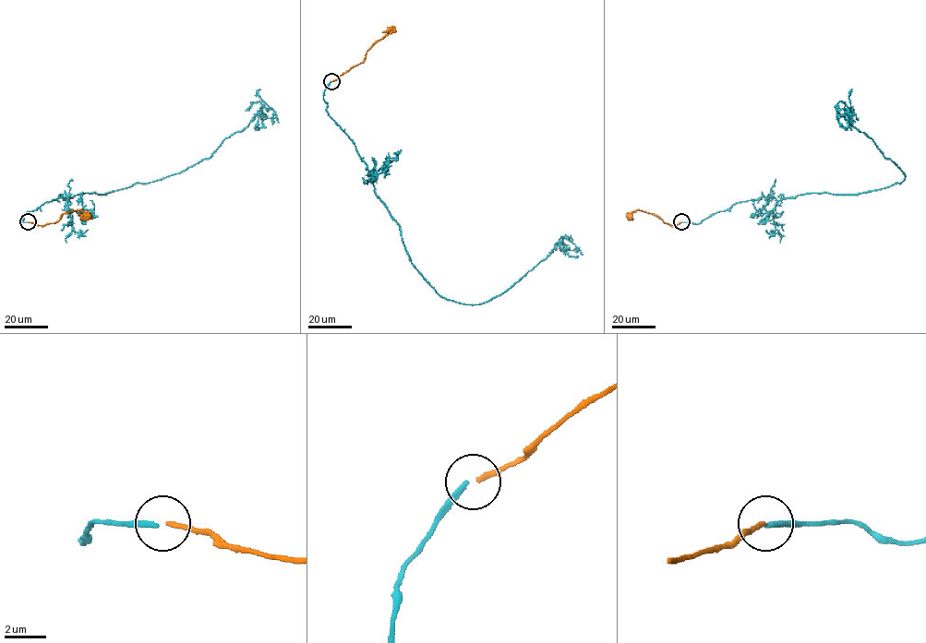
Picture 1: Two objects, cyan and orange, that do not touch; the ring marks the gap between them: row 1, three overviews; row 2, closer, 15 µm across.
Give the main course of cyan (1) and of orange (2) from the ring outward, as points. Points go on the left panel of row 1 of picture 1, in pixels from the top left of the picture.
1: (28, 221), (19, 224), (25, 213), (61, 196), (150, 183), (208, 159), (262, 106), (272, 109), (260, 89)
2: (29, 221), (44, 225), (54, 222), (64, 213), (77, 209), (89, 215)

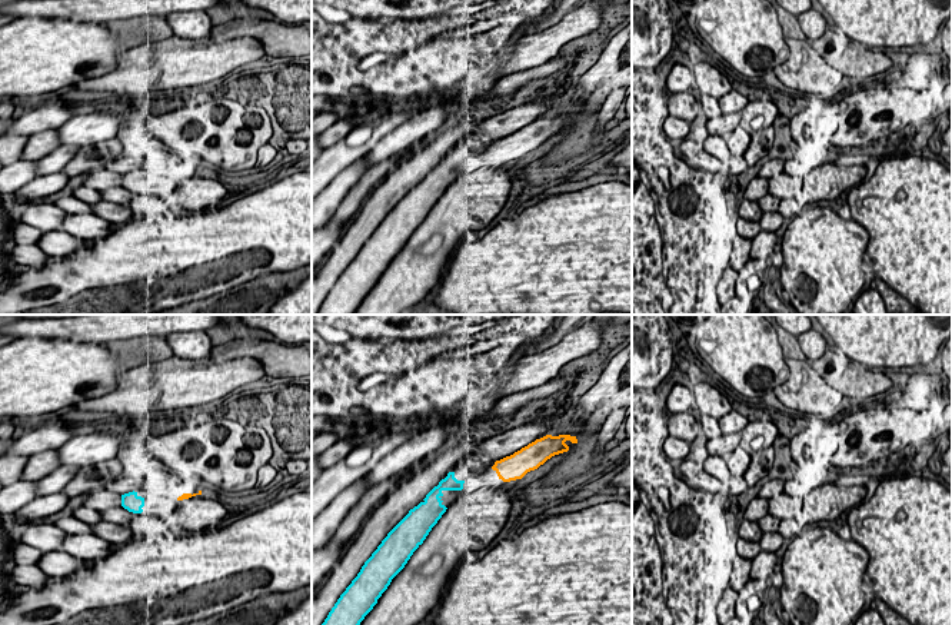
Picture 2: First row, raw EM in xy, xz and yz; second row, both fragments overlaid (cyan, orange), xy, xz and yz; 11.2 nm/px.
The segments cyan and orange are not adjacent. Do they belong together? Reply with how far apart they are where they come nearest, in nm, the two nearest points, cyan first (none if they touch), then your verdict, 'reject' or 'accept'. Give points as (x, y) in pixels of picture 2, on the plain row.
gap 360 nm; span xz (463, 160), (492, 148); reject

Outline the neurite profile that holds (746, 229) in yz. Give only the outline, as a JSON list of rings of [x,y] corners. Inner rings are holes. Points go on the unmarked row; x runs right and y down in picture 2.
[[[739,217],[736,232],[740,237],[752,240],[760,232],[760,225],[759,222],[750,222]]]

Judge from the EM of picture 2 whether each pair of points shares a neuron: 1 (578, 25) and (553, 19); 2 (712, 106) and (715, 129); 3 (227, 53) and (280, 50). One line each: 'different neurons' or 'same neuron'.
1: different neurons
2: different neurons
3: different neurons

